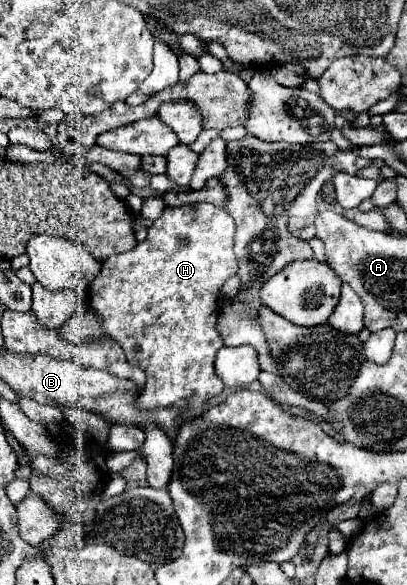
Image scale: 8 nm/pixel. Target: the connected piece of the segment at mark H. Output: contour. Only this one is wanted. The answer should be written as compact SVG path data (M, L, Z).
M197 203L193 207L167 207L165 213L151 225L147 239L137 243L129 253L109 257L99 275L93 279L89 305L101 317L105 331L123 347L127 361L145 371L145 389L139 395L141 409L171 407L177 399L191 401L193 409L187 417L201 417L209 399L217 397L225 385L215 377L215 353L223 341L215 329L217 299L221 285L237 273L237 257L233 253L235 221L225 211L211 203Z

